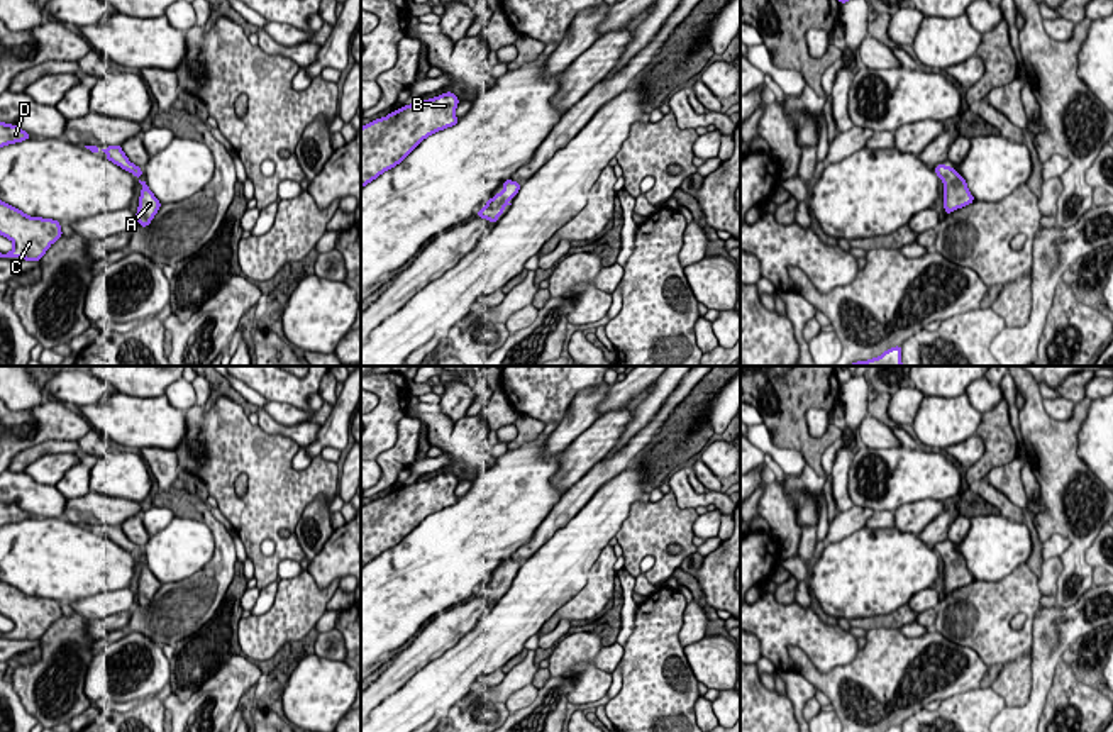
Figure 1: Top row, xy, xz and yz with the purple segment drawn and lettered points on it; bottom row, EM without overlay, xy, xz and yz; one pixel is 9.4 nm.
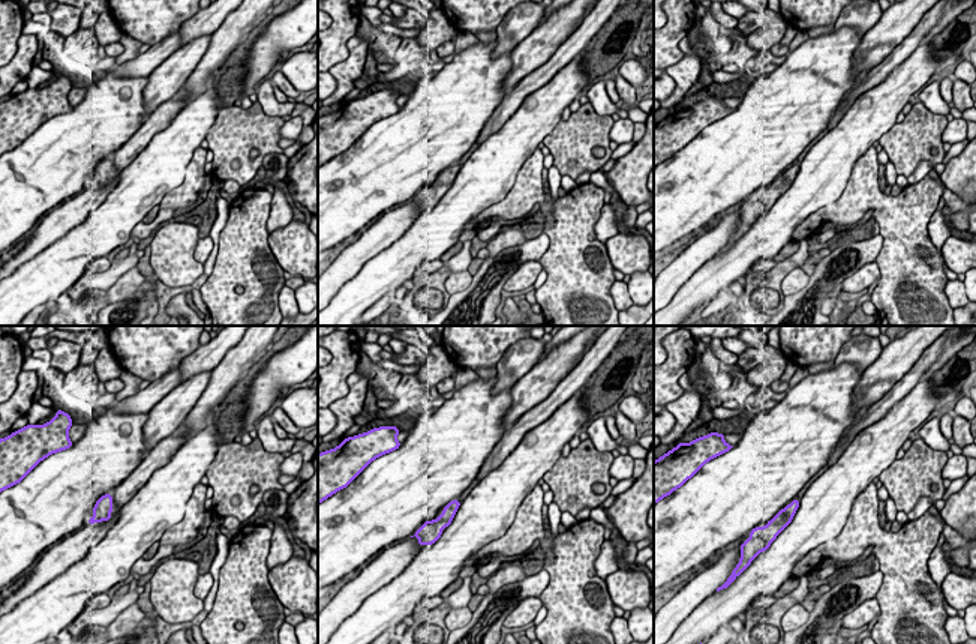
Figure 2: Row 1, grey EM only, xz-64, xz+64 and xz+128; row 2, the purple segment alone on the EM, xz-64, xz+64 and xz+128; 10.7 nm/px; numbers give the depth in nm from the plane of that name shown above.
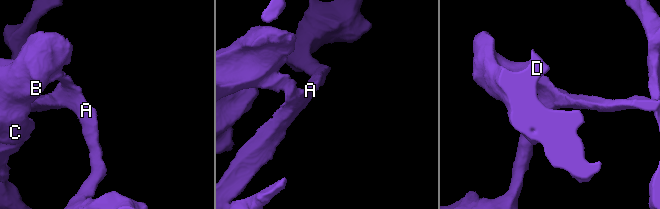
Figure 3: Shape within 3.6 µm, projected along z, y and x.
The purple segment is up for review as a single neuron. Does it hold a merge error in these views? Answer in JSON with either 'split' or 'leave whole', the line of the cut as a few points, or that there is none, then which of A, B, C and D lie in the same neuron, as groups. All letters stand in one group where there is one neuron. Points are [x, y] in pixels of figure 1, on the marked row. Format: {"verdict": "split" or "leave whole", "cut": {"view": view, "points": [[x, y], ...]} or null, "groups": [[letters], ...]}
{"verdict": "leave whole", "cut": null, "groups": [["A", "B", "C", "D"]]}

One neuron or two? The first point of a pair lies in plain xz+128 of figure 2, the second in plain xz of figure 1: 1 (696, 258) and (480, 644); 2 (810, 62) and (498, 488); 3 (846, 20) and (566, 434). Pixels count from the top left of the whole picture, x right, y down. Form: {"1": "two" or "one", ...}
{"1": "two", "2": "one", "3": "one"}

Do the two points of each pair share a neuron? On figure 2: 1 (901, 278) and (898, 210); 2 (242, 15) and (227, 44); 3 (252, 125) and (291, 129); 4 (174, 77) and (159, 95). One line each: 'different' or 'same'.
1: same
2: same
3: different
4: same

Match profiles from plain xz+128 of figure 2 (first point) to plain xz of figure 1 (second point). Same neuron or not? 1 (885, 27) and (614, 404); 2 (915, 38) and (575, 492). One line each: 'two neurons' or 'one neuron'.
1: two neurons
2: one neuron

